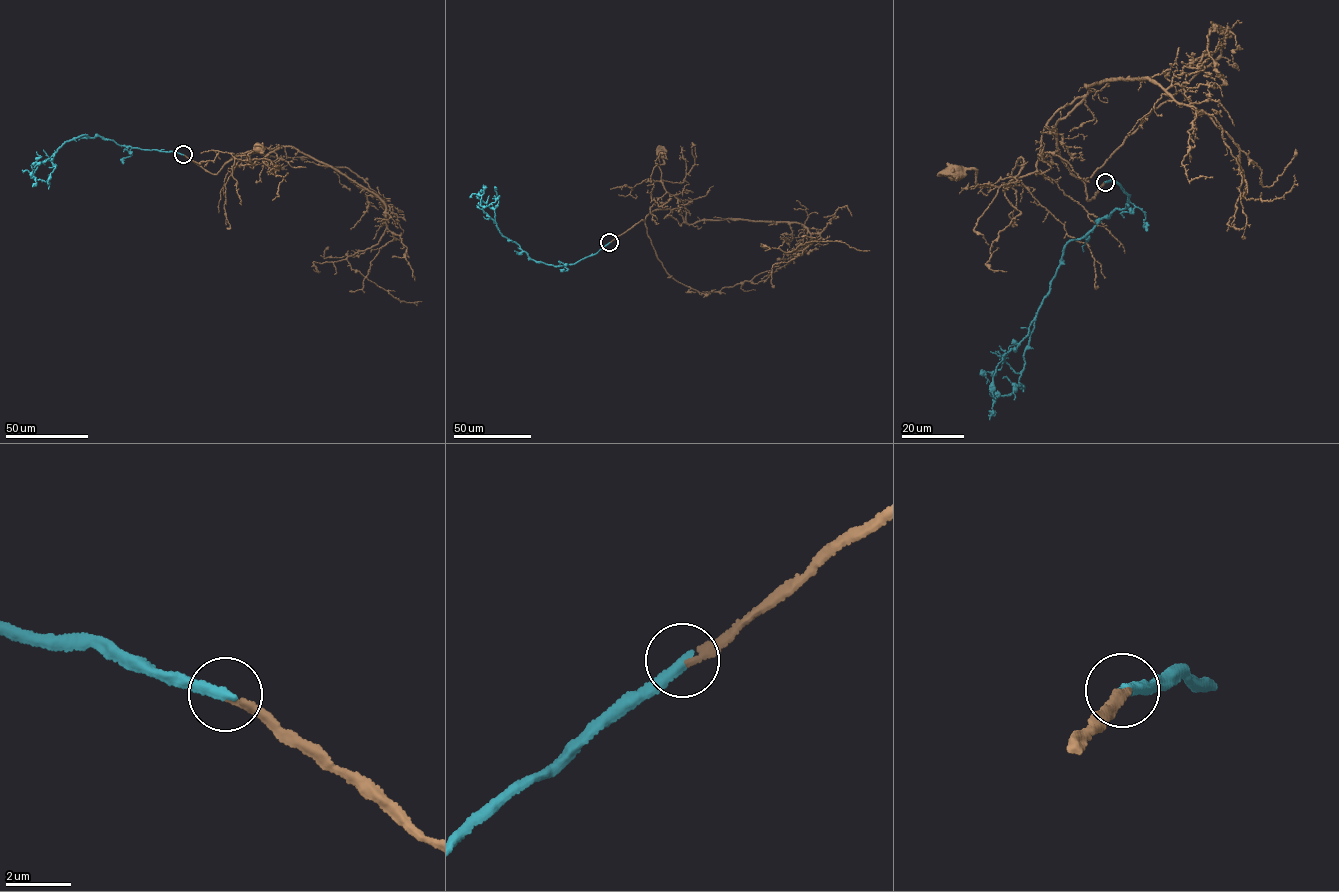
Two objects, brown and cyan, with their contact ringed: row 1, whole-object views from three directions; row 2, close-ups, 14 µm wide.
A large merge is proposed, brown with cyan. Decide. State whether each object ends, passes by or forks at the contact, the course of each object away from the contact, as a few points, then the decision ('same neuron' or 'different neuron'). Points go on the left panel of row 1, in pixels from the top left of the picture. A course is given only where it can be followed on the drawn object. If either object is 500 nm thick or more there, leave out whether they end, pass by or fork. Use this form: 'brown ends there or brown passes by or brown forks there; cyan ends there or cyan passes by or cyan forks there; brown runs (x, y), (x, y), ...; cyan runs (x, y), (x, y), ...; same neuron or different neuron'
brown ends there; cyan ends there; brown runs (183, 155), (215, 174), (225, 163), (246, 152), (279, 147), (253, 163), (248, 155), (259, 151), (258, 147); cyan runs (183, 154), (83, 135), (65, 142), (37, 166), (30, 176), (35, 178), (32, 186); same neuron

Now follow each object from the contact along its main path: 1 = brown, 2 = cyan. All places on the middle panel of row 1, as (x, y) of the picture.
1: (609, 243), (654, 211), (676, 210), (685, 221), (686, 208), (662, 182), (656, 164), (664, 163), (660, 153)
2: (609, 242), (573, 264), (553, 265), (530, 259), (484, 212), (480, 202), (483, 185)

